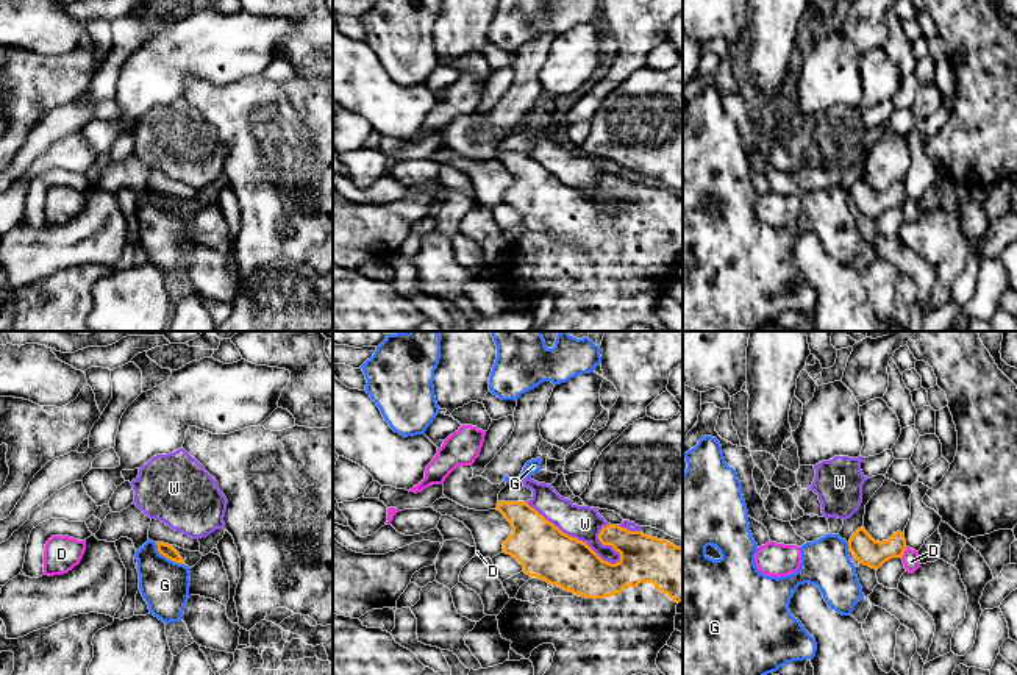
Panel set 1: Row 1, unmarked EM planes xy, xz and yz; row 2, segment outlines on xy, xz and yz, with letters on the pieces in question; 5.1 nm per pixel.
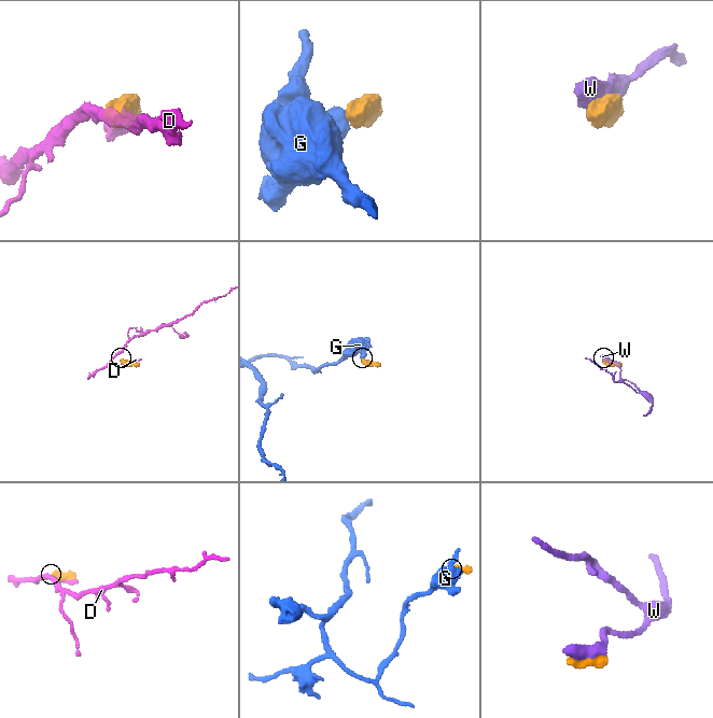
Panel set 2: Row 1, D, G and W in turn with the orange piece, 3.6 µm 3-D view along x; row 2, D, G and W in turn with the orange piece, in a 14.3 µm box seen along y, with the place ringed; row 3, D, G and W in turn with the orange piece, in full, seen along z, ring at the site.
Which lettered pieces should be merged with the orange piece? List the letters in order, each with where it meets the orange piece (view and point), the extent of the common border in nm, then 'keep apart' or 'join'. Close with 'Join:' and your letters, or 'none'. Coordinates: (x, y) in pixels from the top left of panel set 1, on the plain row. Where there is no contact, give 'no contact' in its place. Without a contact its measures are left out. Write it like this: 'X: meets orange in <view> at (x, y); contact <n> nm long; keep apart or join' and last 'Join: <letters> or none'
D: meets orange in yz at (903, 202); contact 70 nm long; keep apart
G: meets orange in xy at (167, 208); contact 200 nm long; keep apart
W: meets orange in xz at (574, 188); contact 600 nm long; keep apart
Join: none

